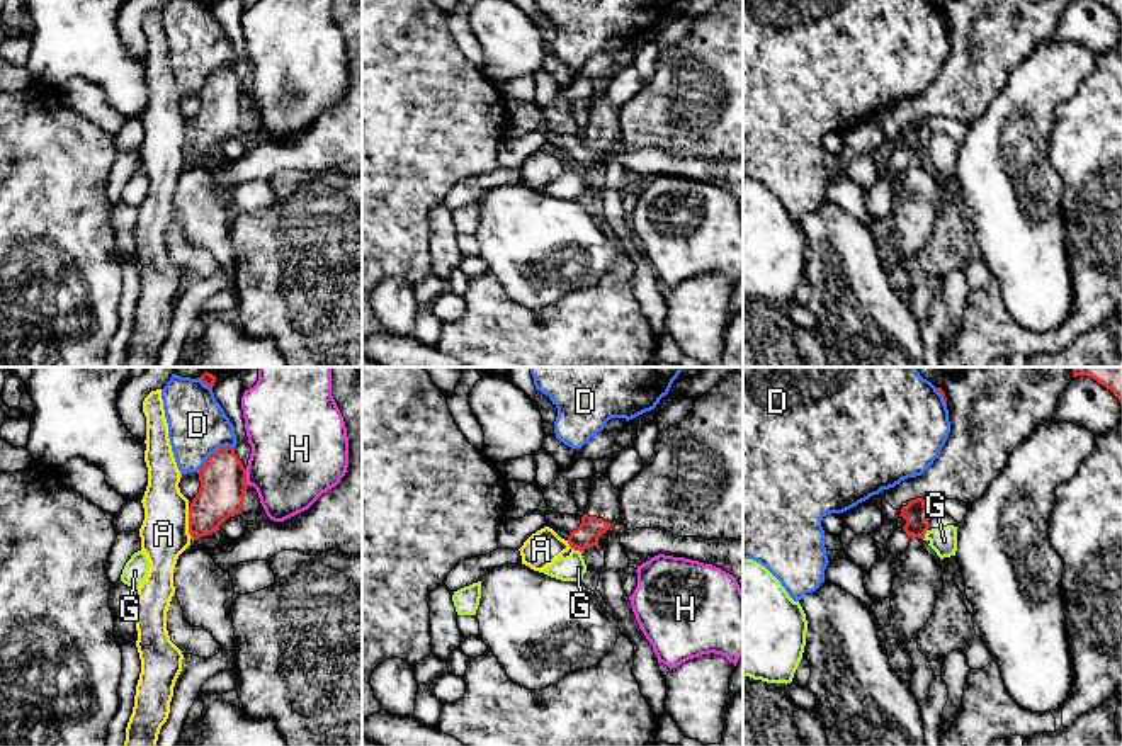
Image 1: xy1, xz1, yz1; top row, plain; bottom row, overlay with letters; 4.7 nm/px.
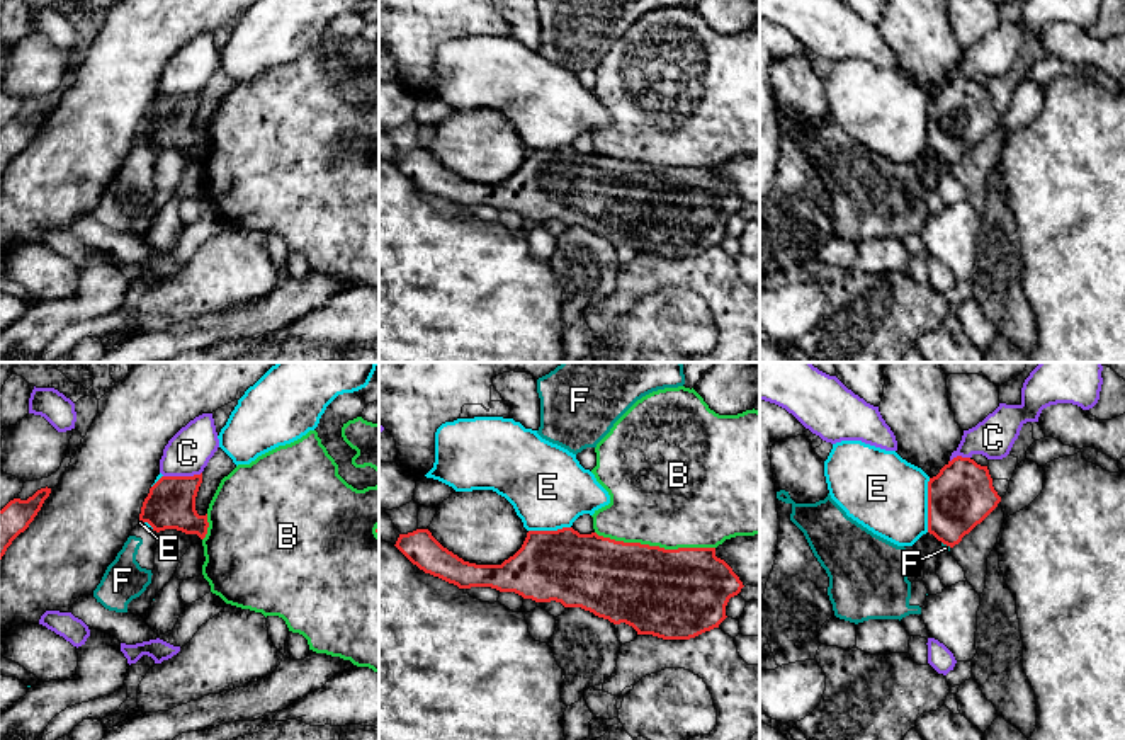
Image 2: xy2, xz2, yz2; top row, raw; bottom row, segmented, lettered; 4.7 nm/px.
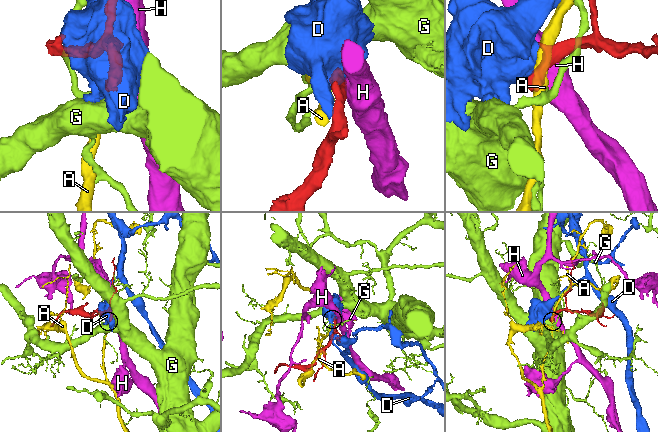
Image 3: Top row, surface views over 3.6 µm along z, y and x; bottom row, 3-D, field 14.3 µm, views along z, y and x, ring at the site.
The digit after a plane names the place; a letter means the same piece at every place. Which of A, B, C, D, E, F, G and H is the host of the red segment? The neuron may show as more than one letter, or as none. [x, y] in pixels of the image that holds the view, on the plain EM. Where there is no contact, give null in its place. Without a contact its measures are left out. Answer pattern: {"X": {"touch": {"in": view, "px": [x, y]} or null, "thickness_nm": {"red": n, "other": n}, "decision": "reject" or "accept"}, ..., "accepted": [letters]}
{"A": {"touch": {"in": "xy1", "px": [189, 141]}, "thickness_nm": {"red": 220, "other": 220}, "decision": "reject"}, "B": {"touch": {"in": "xz2", "px": [655, 165]}, "thickness_nm": {"red": 440, "other": 480}, "decision": "reject"}, "C": {"touch": {"in": "xy2", "px": [182, 96]}, "thickness_nm": {"red": 240, "other": 220}, "decision": "reject"}, "D": {"touch": {"in": "xy1", "px": [215, 72]}, "thickness_nm": {"red": 220, "other": 280}, "decision": "reject"}, "E": {"touch": {"in": "yz2", "px": [928, 125]}, "thickness_nm": {"red": 300, "other": 360}, "decision": "reject"}, "F": {"touch": {"in": "yz2", "px": [947, 164]}, "thickness_nm": {"red": 300, "other": 30}, "decision": "reject"}, "G": {"touch": {"in": "xz1", "px": [577, 169]}, "thickness_nm": {"red": 110, "other": 130}, "decision": "reject"}, "H": {"touch": {"in": "xy1", "px": [245, 97]}, "thickness_nm": {"red": 220, "other": 420}, "decision": "reject"}, "accepted": []}

